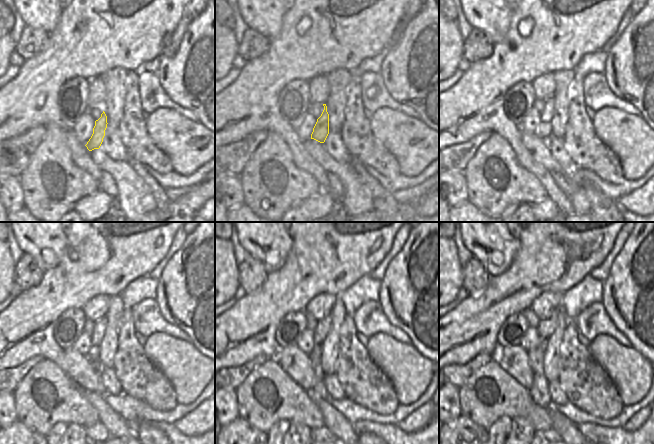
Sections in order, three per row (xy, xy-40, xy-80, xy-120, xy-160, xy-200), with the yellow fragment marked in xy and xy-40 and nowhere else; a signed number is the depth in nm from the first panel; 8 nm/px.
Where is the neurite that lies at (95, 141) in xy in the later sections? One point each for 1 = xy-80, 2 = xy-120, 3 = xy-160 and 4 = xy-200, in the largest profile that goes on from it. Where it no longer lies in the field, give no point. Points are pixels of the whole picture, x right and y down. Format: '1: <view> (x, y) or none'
1: xy-80 (543, 131)
2: xy-120 (100, 326)
3: xy-160 (323, 326)
4: xy-200 (545, 328)

